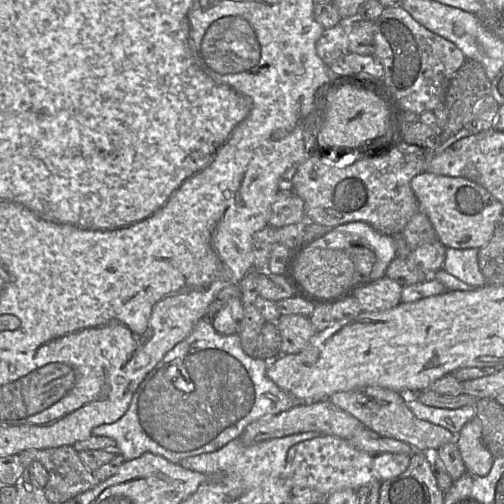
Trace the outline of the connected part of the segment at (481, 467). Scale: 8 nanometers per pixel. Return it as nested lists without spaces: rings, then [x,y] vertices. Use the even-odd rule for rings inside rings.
[[[477,416],[463,426],[456,445],[467,471],[480,477],[488,475],[495,458],[482,442],[482,425]]]

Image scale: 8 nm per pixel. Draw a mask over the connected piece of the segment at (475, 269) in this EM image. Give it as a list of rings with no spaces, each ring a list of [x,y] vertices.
[[[446,248],[443,269],[466,284],[483,287],[486,280],[479,268],[478,252],[477,248]]]

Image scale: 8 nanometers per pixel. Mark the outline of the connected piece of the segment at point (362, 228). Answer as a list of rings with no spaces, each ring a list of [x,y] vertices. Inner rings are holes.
[[[361,221],[345,223],[333,228],[333,230],[355,234],[364,238],[377,256],[377,261],[368,278],[375,281],[386,277],[389,264],[396,258],[394,241],[391,235],[381,234],[367,223]]]

